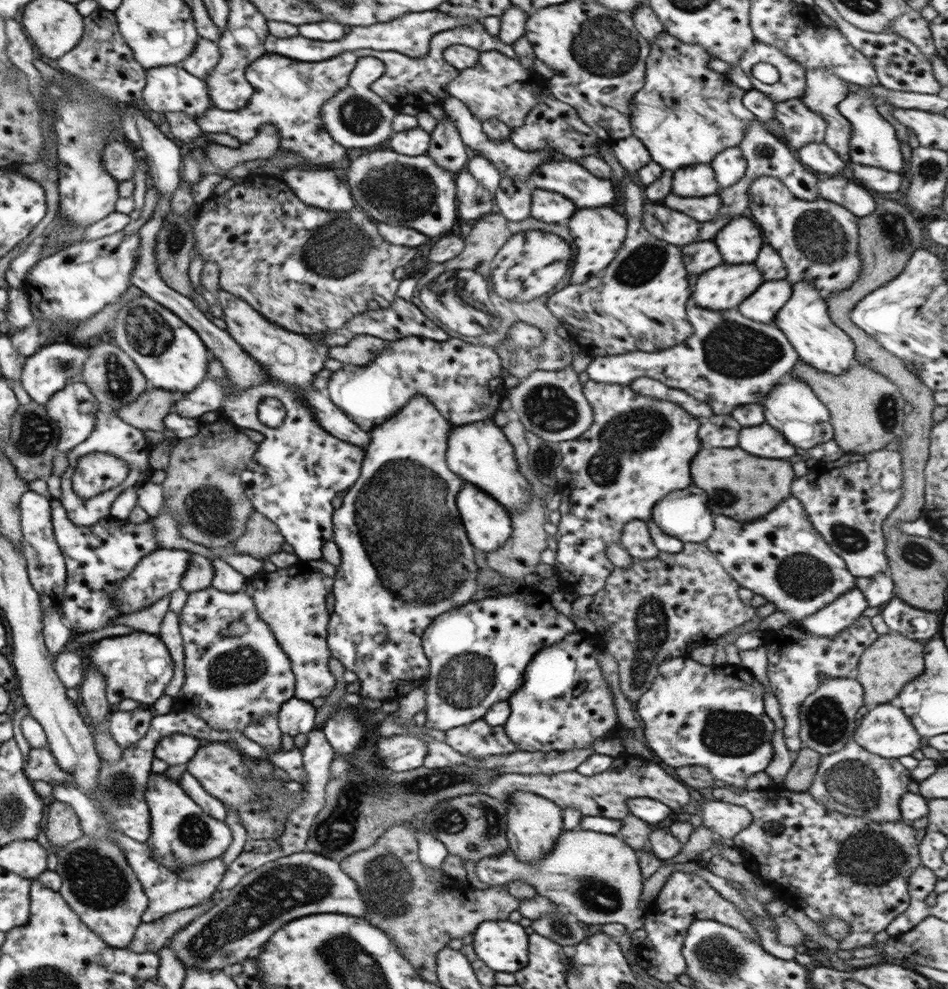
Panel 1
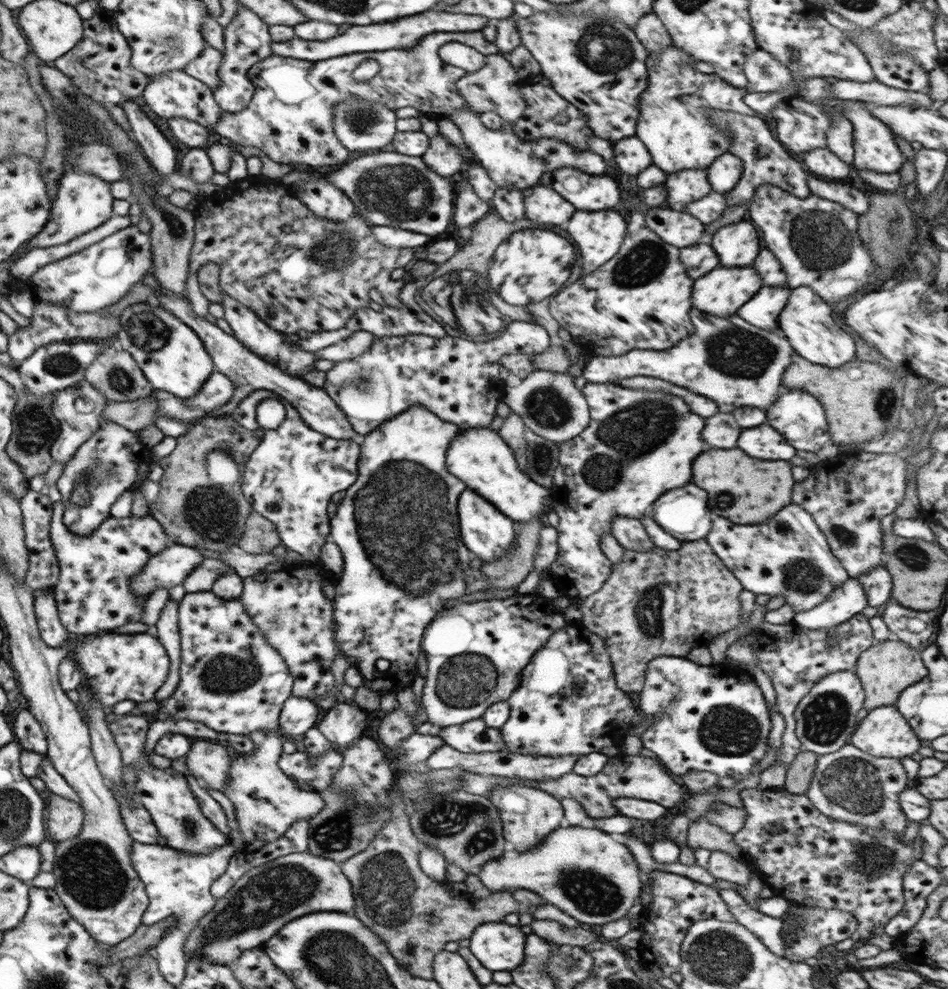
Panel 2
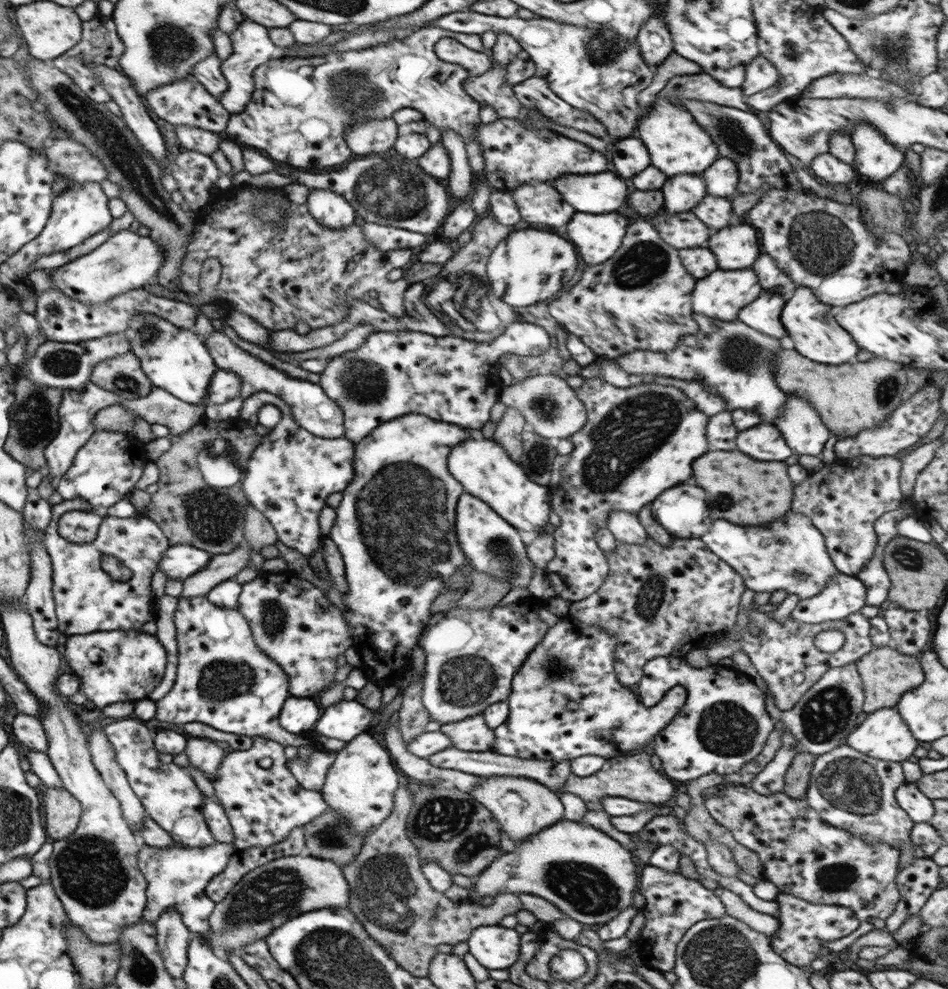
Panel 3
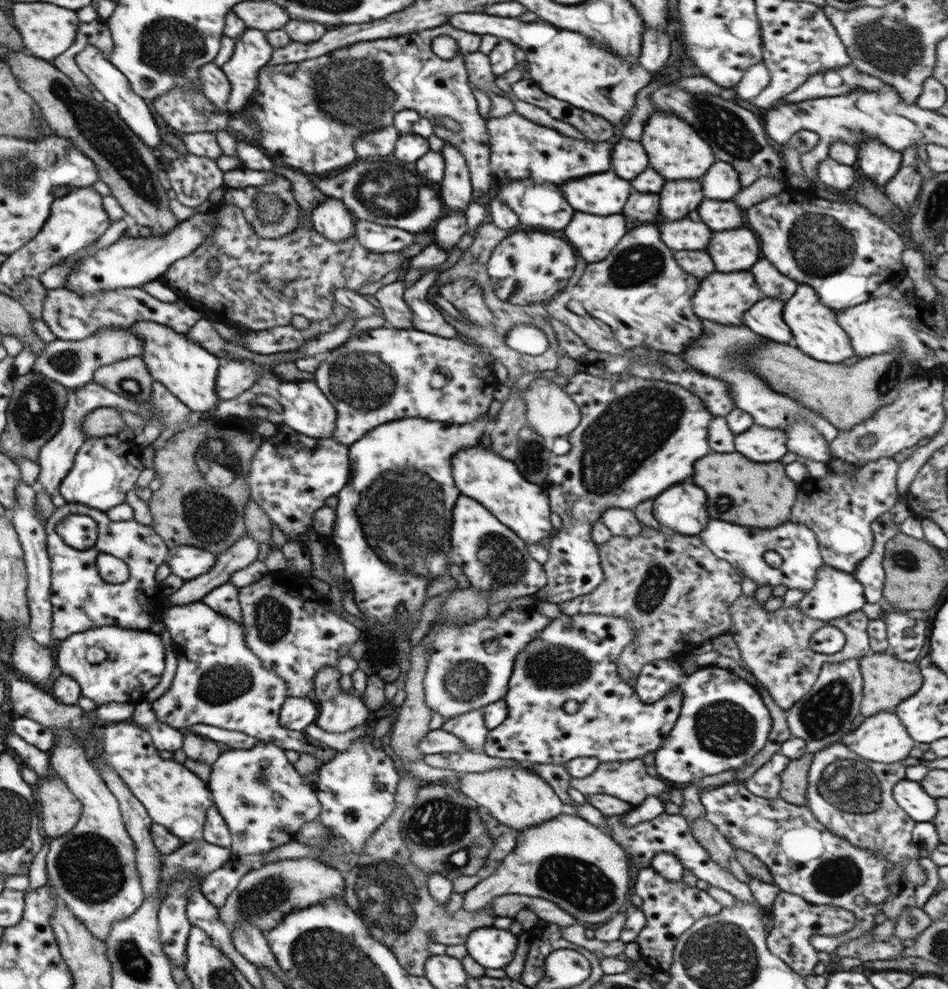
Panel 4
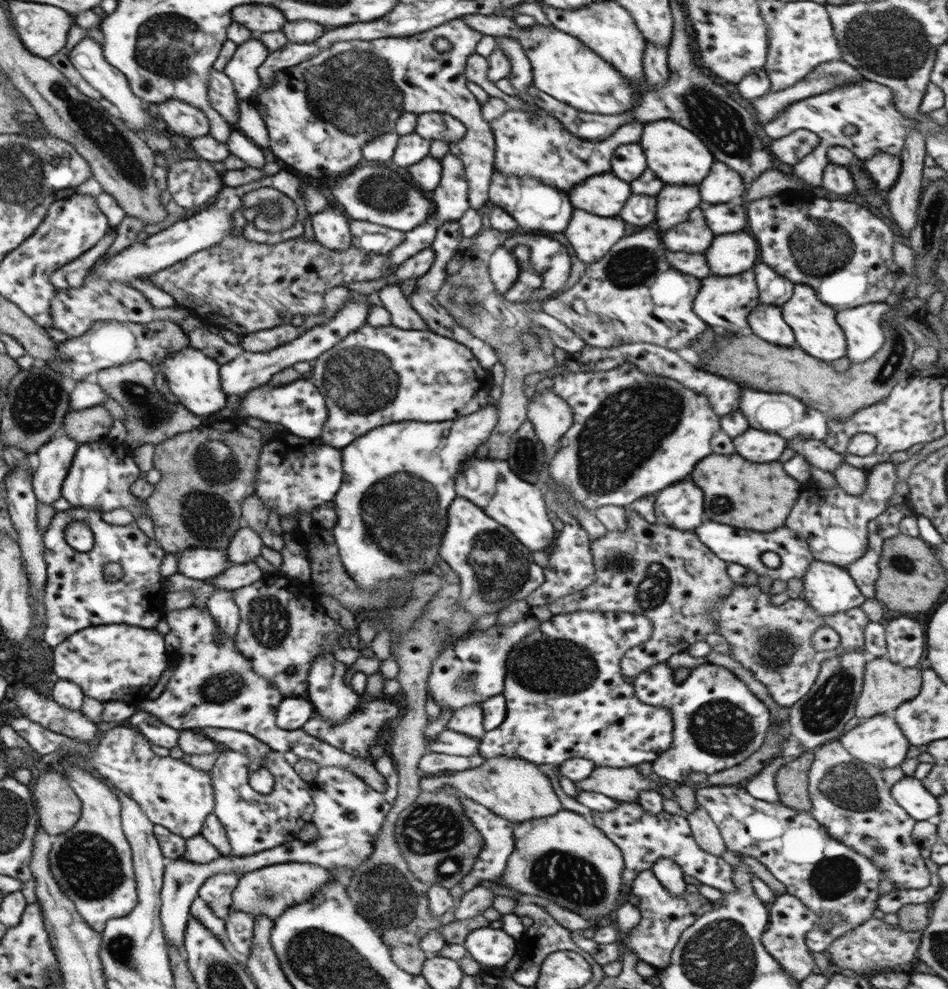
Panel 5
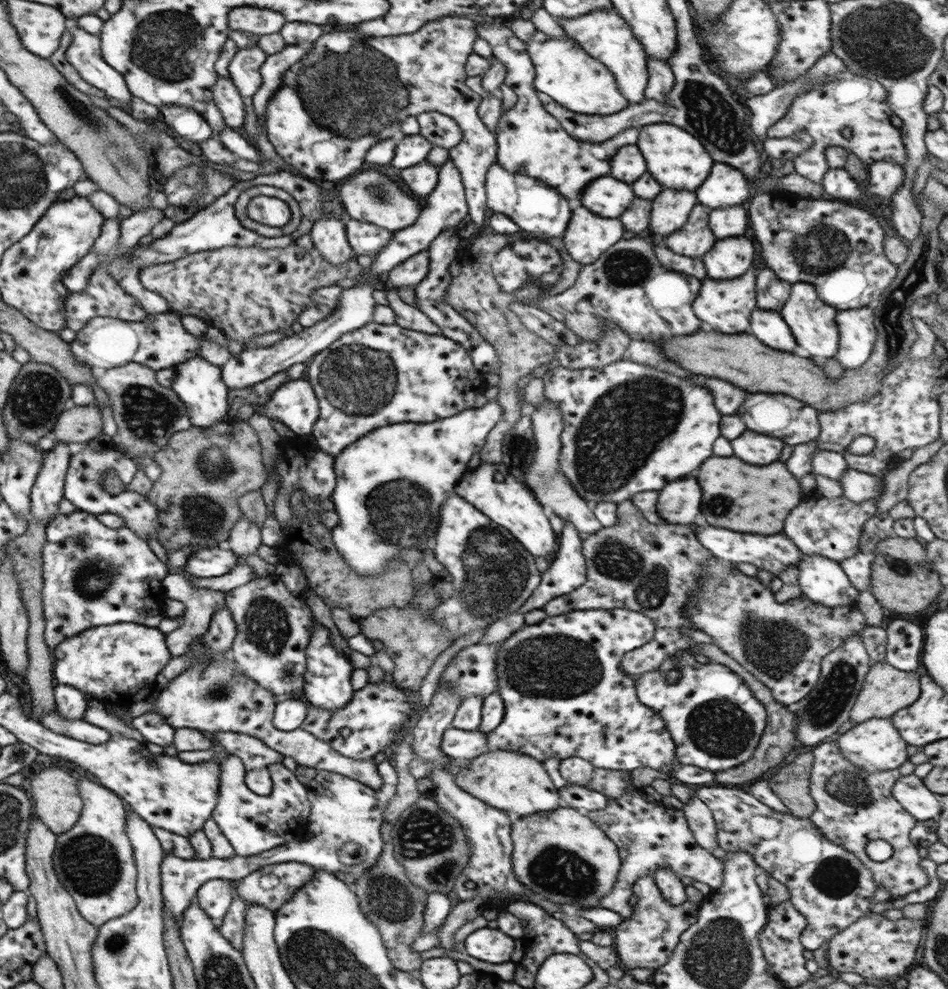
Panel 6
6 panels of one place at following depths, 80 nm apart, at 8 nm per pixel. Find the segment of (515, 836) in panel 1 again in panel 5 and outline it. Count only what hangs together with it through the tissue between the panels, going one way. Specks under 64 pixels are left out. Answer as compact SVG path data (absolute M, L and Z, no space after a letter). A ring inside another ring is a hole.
M485 758L483 766L461 770L453 776L421 777L419 789L425 792L435 792L443 785L452 786L458 794L478 802L488 808L498 817L517 824L529 819L547 818L553 816L562 805L553 790L550 779L544 775L537 765L521 760L521 758Z

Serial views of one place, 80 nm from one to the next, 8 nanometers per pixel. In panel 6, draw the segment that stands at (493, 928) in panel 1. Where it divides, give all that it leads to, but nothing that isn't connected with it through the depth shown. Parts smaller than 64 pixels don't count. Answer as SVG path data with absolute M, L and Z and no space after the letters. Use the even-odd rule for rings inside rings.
M481 927L464 938L465 956L470 961L489 964L507 962L513 952L515 939L505 936L499 929Z

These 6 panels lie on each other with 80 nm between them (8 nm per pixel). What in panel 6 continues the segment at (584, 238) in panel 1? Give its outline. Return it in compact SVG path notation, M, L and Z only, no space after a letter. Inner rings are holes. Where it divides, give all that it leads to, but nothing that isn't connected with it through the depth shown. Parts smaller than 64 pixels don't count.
M578 204L571 206L571 218L561 242L571 259L588 265L621 240L622 236L623 226L618 218L599 218Z

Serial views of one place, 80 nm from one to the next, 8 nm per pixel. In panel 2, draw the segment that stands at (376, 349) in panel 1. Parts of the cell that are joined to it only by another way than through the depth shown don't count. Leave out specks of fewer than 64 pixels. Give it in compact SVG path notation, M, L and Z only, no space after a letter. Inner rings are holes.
M364 330L351 331L345 340L339 340L331 346L321 348L315 352L315 357L322 360L331 360L333 363L343 360L353 360L359 354L363 354L365 350L371 348L373 335Z

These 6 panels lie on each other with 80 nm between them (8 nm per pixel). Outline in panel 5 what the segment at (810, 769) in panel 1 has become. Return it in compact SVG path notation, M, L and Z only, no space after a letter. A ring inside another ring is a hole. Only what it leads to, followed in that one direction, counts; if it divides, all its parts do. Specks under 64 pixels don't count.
M804 752L777 770L774 783L780 804L793 810L810 810L807 771L813 758L814 754Z

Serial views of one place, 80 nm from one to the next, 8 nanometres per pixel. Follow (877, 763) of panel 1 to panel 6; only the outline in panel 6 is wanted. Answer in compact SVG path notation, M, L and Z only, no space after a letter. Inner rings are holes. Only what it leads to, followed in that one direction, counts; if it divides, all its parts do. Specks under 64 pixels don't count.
M825 741L813 746L810 752L813 756L808 782L808 793L813 799L815 810L808 816L810 823L829 842L844 848L854 854L869 870L876 888L884 888L890 898L897 898L909 892L924 887L927 884L926 874L919 866L917 847L909 840L909 832L915 827L916 820L892 797L893 783L899 778L897 769L883 772L864 772L859 767L852 766L841 757L835 741ZM881 839L891 845L892 853L883 862L873 862L865 852L865 845L870 840Z

